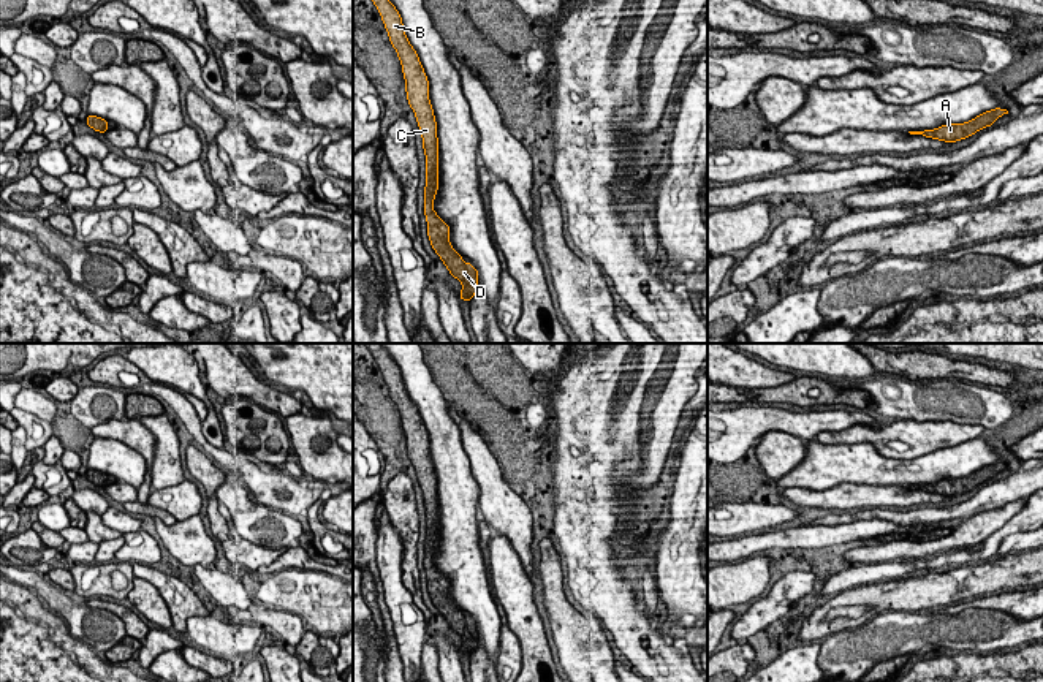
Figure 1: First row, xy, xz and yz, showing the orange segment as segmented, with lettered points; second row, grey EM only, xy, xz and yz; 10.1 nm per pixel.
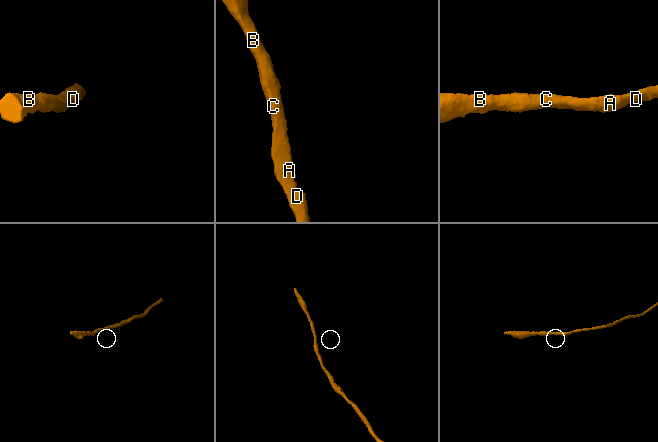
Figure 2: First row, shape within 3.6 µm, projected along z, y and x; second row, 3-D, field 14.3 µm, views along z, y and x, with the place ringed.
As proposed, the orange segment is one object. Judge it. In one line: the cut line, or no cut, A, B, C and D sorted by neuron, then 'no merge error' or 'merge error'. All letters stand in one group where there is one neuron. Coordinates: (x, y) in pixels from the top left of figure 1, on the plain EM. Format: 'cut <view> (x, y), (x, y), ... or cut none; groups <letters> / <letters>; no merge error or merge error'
cut none; groups A B C D; no merge error

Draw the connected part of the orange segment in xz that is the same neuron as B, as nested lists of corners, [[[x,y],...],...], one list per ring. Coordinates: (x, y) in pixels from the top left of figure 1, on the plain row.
[[[364,343],[375,358],[383,373],[389,396],[394,400],[402,418],[405,432],[407,454],[412,460],[423,491],[426,508],[426,543],[424,568],[427,574],[427,590],[432,603],[442,612],[449,628],[462,638],[459,652],[472,655],[476,647],[478,625],[472,617],[464,617],[462,611],[449,598],[449,581],[435,568],[432,557],[438,544],[438,494],[434,464],[429,456],[429,435],[418,413],[416,405],[407,394],[402,372],[396,361],[380,343]]]

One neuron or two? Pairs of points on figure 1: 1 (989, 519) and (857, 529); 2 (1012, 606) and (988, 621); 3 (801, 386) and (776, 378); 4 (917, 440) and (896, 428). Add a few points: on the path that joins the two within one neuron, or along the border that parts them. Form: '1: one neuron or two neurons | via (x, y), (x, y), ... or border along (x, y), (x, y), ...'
1: two neurons | border along (963, 521), (955, 529)
2: two neurons | border along (966, 608), (996, 608), (1026, 621)
3: two neurons | border along (795, 377), (774, 386), (750, 388)
4: one neuron | via (912, 435), (901, 429)

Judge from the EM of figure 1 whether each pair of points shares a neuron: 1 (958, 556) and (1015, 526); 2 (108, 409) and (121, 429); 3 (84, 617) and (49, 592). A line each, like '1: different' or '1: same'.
1: same
2: different
3: same

